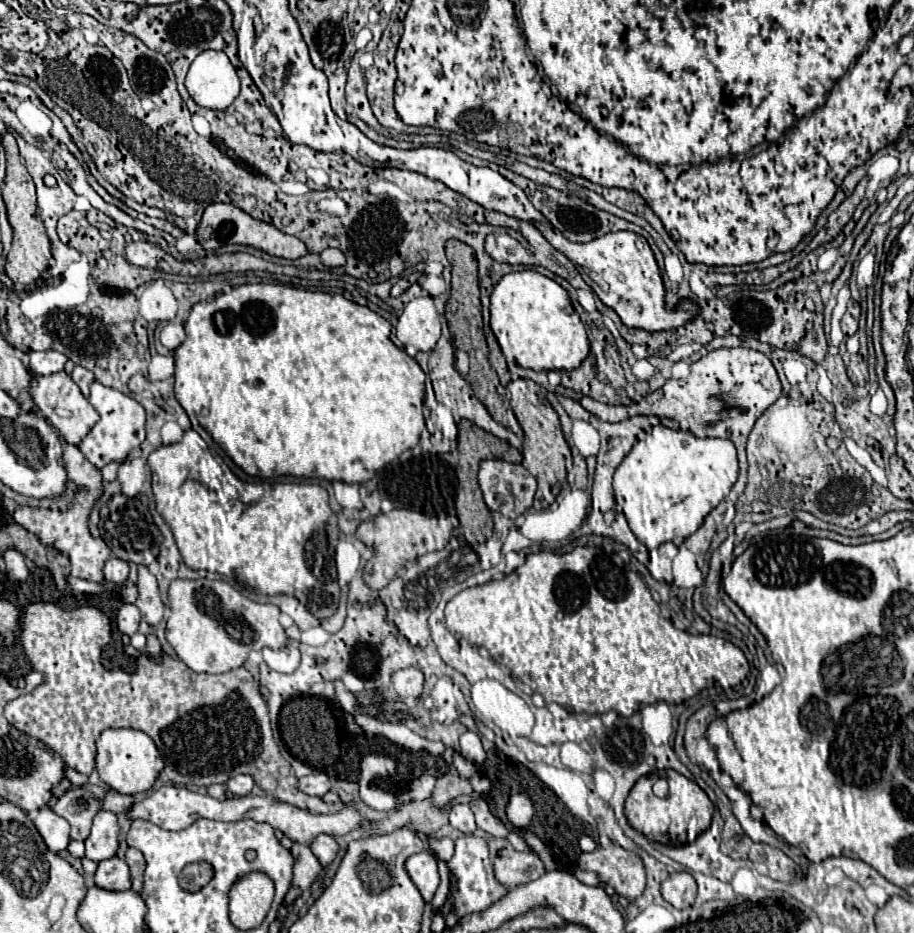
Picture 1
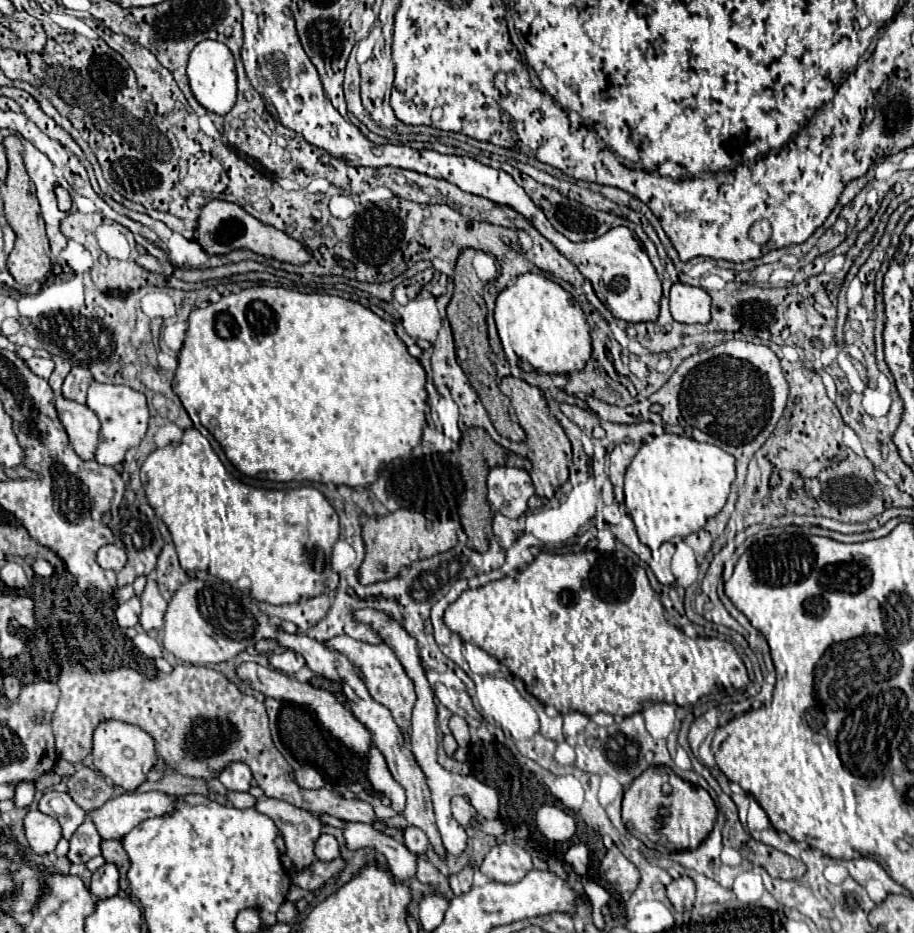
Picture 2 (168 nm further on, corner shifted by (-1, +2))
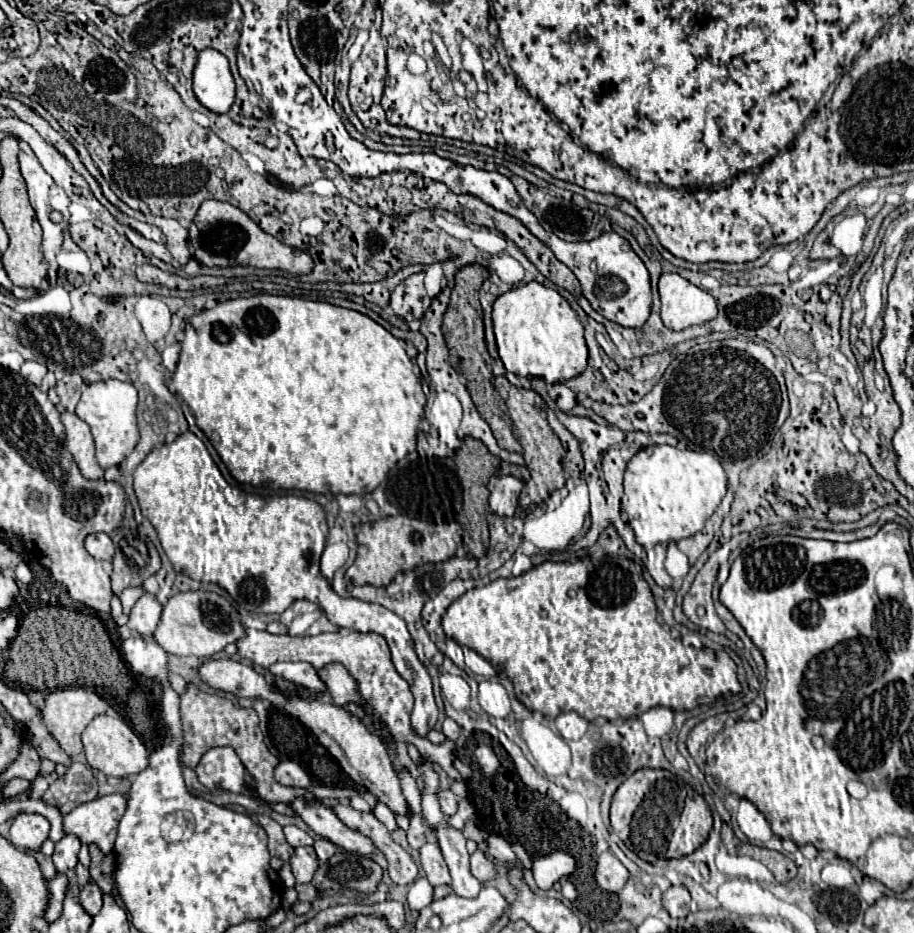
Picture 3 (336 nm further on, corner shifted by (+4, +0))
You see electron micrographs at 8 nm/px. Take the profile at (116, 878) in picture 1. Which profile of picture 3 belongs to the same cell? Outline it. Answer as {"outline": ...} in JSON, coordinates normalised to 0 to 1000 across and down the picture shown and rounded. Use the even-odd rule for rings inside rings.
{"outline":[[[105,945],[94,947],[94,950],[88,954],[85,965],[88,965],[88,969],[92,971],[92,975],[94,975],[96,980],[101,980],[101,982],[107,980],[109,973],[112,973],[112,954],[109,954],[109,950],[107,950]]]}

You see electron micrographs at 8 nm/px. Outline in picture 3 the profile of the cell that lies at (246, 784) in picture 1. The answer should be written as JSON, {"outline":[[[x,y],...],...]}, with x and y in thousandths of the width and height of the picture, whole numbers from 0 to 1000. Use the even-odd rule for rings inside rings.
{"outline":[[[232,802],[223,808],[214,823],[217,836],[225,845],[243,845],[258,851],[271,851],[267,830],[269,823],[254,802]]]}

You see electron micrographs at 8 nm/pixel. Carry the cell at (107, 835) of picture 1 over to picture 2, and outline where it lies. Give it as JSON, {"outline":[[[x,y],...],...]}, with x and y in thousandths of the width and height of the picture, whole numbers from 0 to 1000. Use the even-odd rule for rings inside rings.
{"outline":[[[93,879],[84,892],[80,894],[80,898],[75,900],[75,913],[73,920],[80,926],[93,926],[97,924],[102,917],[111,915],[111,900],[108,894],[104,892],[104,885],[100,883],[100,879]]]}

